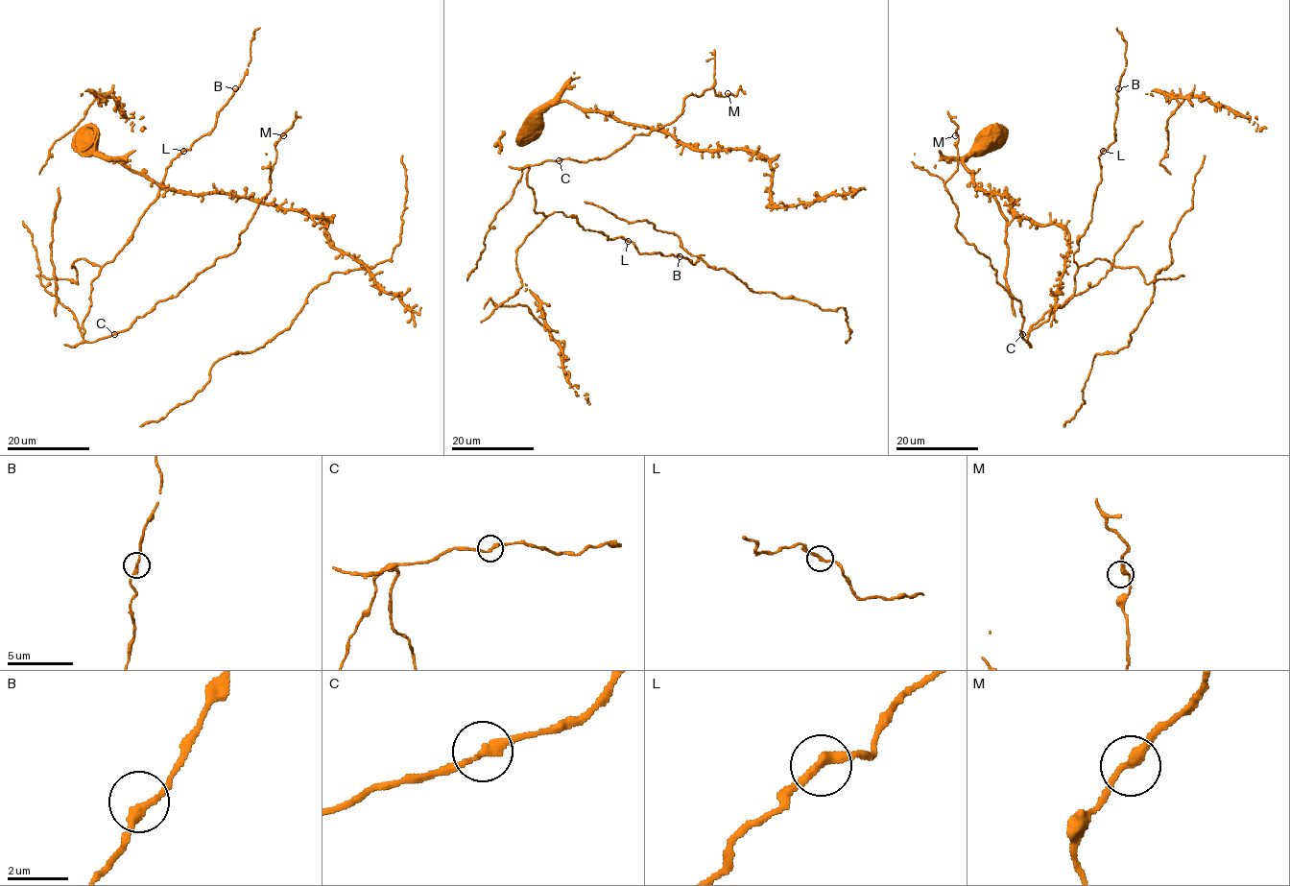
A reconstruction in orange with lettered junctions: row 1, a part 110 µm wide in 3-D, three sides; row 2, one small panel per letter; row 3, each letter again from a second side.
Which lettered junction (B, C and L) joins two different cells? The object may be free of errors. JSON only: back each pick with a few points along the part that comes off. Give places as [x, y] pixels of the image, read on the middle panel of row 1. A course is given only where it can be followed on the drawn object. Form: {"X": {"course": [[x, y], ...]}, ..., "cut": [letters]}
{"cut": []}

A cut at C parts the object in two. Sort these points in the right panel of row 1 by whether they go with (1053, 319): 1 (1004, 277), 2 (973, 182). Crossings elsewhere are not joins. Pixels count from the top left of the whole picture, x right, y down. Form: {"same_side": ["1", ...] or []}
{"same_side": ["1", "2"]}

